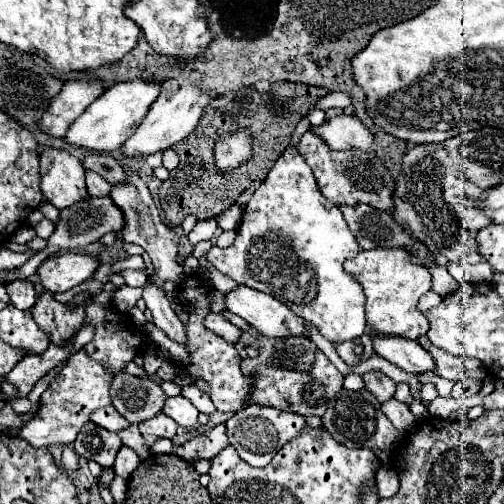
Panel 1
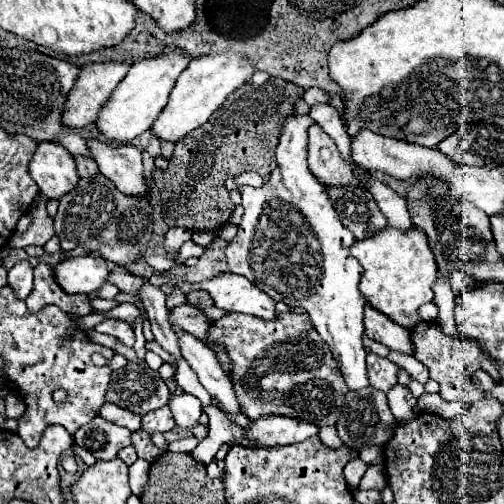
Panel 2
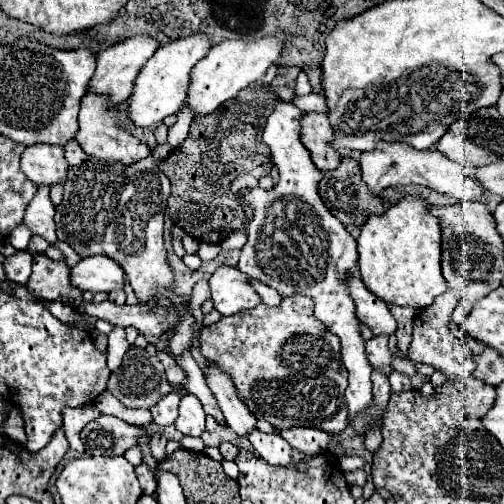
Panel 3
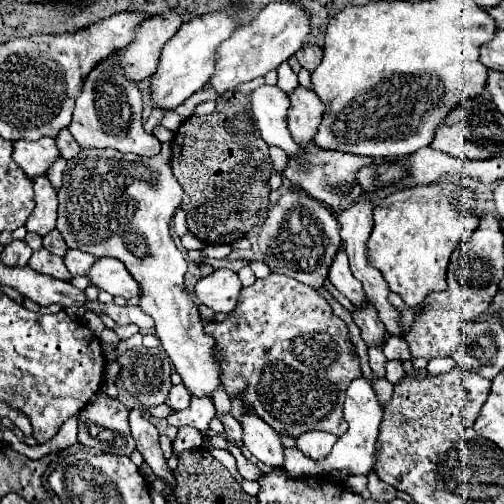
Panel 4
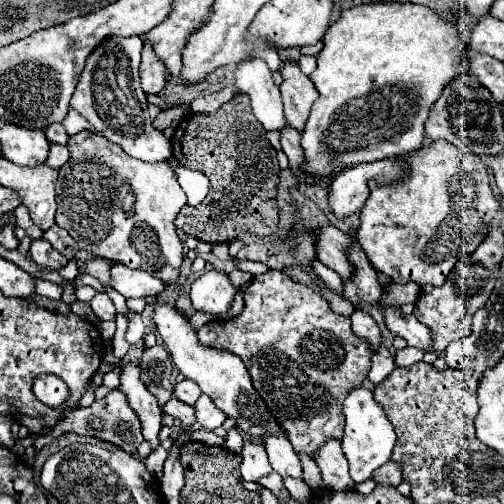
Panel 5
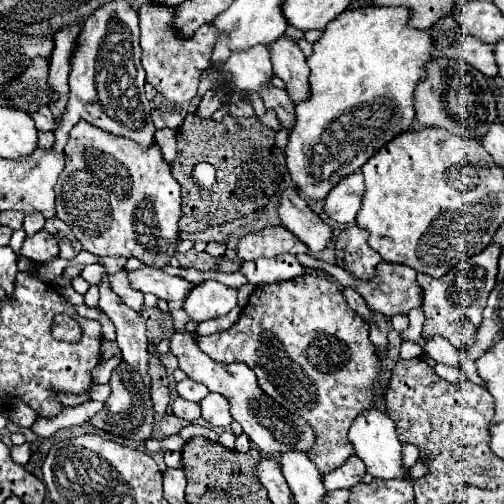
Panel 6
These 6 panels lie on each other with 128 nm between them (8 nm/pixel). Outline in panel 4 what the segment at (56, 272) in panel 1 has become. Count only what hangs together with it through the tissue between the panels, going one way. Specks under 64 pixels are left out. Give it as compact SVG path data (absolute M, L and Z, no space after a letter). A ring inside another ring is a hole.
M98 258L88 270L88 280L96 288L112 296L122 296L126 300L132 296L140 296L140 286L132 280L124 264L116 258Z

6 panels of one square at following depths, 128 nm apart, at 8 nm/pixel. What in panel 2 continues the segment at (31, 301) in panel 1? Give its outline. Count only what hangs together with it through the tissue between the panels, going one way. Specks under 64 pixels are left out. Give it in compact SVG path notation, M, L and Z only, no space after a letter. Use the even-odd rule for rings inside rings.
M26 260L18 262L12 270L8 270L8 286L14 290L16 298L28 298L28 294L32 292L32 268Z

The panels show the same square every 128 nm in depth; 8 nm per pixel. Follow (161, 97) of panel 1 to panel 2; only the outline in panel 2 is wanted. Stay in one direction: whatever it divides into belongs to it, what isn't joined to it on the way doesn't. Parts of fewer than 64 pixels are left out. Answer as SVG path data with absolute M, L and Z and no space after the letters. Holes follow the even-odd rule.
M218 52L216 56L202 56L200 60L192 60L188 64L188 68L178 76L178 80L170 92L168 104L158 114L154 124L150 126L150 132L158 140L168 140L168 142L176 144L188 132L202 126L212 116L212 112L236 88L240 88L244 82L248 82L252 78L252 74L254 74L252 64L248 64L248 60L244 60L236 54L230 54L230 52Z

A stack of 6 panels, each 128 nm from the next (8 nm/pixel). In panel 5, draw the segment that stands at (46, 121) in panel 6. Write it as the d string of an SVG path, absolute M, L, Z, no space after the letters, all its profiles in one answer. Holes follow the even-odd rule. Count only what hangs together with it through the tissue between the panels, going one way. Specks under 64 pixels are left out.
M52 124L52 126L48 126L48 130L44 130L44 132L46 132L48 142L52 142L52 144L62 144L62 146L66 146L68 140L70 140L70 136L66 134L66 130L64 130L62 124Z

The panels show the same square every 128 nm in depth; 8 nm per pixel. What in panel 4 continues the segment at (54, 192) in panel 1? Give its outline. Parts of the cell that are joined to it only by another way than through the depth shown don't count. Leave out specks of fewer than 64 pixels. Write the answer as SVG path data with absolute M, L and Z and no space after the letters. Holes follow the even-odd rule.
M40 138L36 142L18 140L14 142L14 162L26 172L30 178L46 176L50 166L60 156L60 150L52 138Z

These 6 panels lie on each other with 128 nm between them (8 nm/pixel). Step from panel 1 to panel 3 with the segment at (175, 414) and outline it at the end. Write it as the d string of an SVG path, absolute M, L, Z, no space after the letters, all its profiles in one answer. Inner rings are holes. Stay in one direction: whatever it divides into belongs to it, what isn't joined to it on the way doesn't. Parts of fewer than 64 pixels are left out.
M184 394L180 400L180 408L178 408L178 418L174 422L174 426L188 436L202 436L204 428L204 408L200 404L200 400L192 394Z

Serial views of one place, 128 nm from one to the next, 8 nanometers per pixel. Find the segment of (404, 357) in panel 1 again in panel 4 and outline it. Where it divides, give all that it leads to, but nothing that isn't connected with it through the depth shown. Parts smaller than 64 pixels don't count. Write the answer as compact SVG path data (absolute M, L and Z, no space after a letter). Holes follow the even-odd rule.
M344 248L336 254L332 266L330 266L330 274L328 274L330 282L334 284L334 288L338 292L342 292L352 304L354 308L364 308L366 306L366 294L364 294L364 288L362 284L352 276L350 272L350 266L348 266L348 256L344 252Z

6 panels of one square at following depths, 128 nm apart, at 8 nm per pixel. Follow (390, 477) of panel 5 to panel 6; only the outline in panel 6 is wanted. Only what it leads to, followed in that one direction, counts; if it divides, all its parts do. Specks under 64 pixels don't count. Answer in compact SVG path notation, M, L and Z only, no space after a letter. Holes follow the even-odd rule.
M406 444L406 446L402 448L402 464L404 464L406 468L412 468L412 466L416 464L416 460L418 460L416 446L414 446L414 444Z

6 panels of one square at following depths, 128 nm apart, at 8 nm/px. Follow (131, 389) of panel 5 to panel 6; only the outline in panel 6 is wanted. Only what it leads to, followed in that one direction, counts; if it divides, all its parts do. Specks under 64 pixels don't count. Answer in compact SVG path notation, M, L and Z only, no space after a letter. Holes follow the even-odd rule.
M106 276L100 286L100 304L98 306L116 326L116 334L118 334L116 342L122 352L122 360L140 372L142 382L146 384L146 390L150 390L150 376L146 372L146 368L148 368L148 340L146 340L146 324L144 324L142 314L128 308L110 290Z

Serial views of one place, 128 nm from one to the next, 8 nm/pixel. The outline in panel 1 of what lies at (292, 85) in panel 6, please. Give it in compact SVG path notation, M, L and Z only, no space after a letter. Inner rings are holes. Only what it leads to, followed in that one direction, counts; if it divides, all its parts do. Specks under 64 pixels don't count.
M310 130L302 136L302 140L296 148L302 154L302 158L308 162L308 166L312 168L320 192L334 206L370 204L372 208L378 208L378 210L392 210L392 206L394 206L394 200L392 200L394 178L392 178L390 170L386 168L384 160L376 156L376 152L364 152L364 150L356 150L356 148L336 152L336 150L330 150Z

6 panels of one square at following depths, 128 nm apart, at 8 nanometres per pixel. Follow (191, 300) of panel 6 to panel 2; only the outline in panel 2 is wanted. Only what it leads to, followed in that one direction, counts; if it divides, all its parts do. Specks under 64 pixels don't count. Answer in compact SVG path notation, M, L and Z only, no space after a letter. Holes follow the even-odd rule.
M230 272L192 284L171 280L168 277L157 277L155 283L158 286L163 284L178 286L185 294L193 290L208 290L208 294L214 298L216 306L226 312L250 314L250 316L258 316L262 320L278 318L276 304L268 298L266 292L256 288L250 280L230 274Z

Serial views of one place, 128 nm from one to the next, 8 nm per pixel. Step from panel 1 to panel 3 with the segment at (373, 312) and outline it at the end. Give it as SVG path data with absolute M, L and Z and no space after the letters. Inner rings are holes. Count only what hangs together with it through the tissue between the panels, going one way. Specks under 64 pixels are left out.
M406 196L390 206L384 216L370 216L356 238L360 280L386 304L426 308L446 290L446 280L440 272L440 222L428 208L426 200Z

